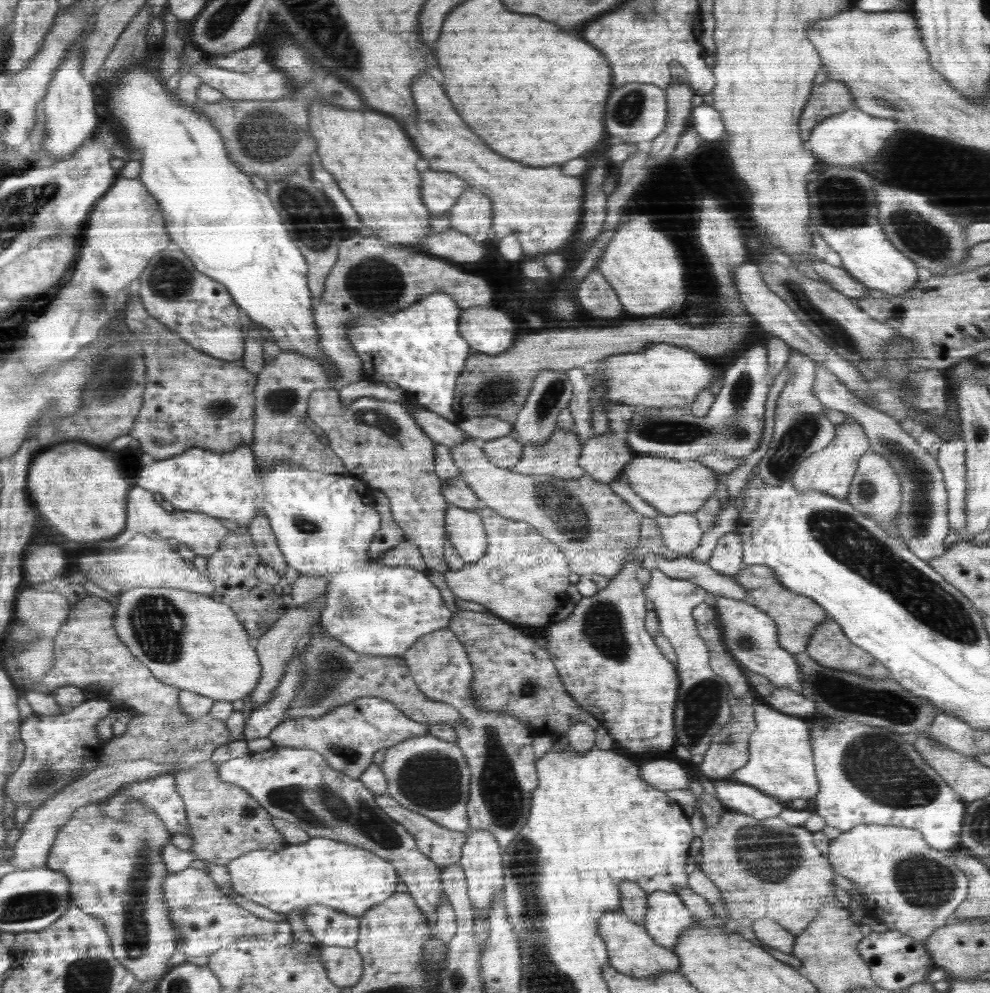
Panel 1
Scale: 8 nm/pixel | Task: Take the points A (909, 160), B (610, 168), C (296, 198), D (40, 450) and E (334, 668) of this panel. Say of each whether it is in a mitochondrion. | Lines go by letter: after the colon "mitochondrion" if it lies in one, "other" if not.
A: other
B: other
C: mitochondrion
D: other
E: mitochondrion

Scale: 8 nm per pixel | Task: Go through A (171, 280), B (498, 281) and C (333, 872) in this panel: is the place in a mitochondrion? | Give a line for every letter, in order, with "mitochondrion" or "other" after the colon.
A: mitochondrion
B: other
C: other

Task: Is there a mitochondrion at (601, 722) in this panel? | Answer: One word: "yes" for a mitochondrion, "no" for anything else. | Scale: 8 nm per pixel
no

